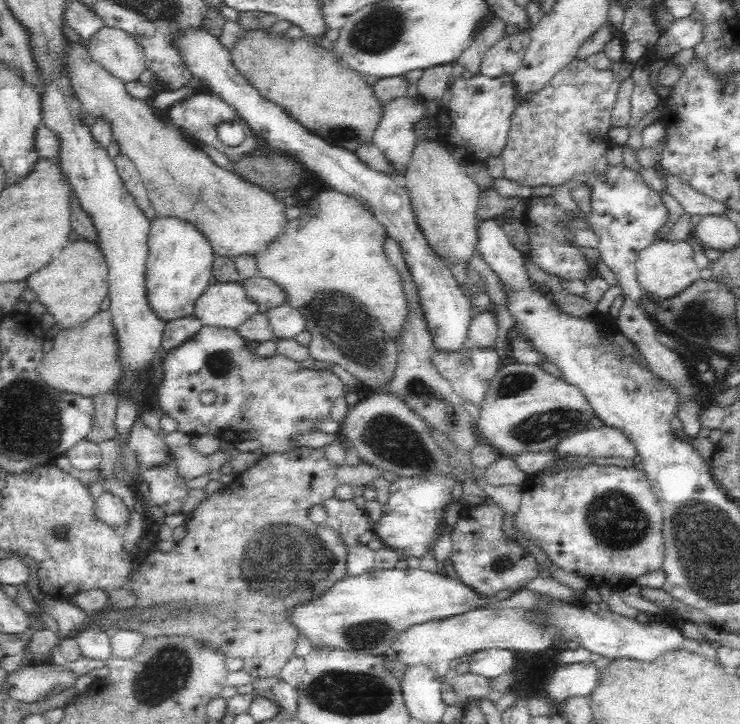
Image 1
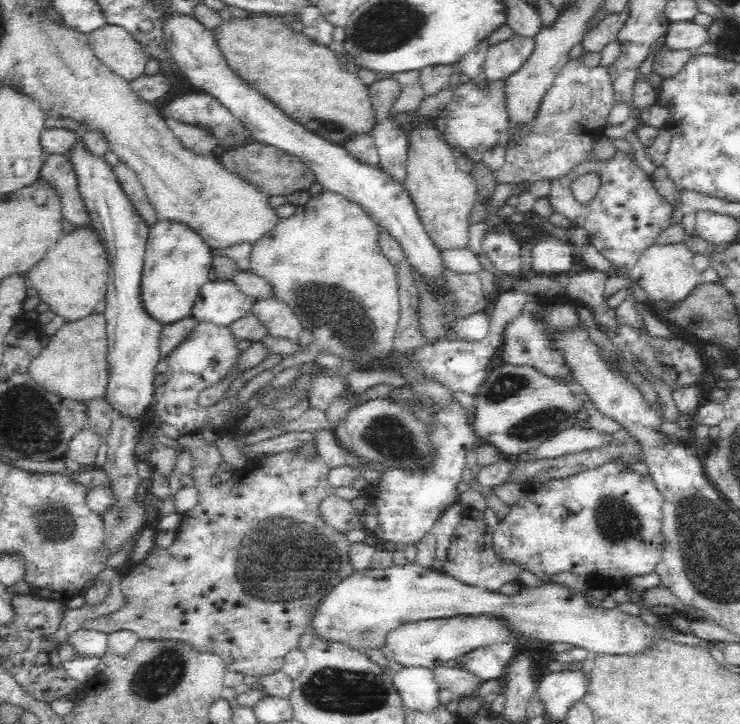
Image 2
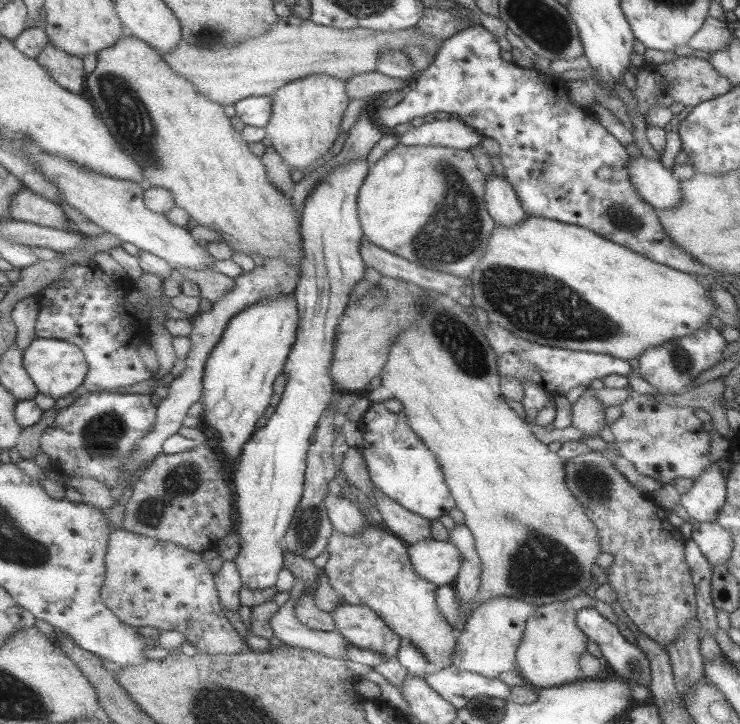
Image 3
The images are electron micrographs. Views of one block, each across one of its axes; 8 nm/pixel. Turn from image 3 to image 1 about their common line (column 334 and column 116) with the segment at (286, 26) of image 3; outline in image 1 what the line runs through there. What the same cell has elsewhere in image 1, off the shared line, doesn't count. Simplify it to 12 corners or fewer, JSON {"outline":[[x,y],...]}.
{"outline":[[104,26],[89,39],[92,60],[124,83],[146,69],[128,32]]}

